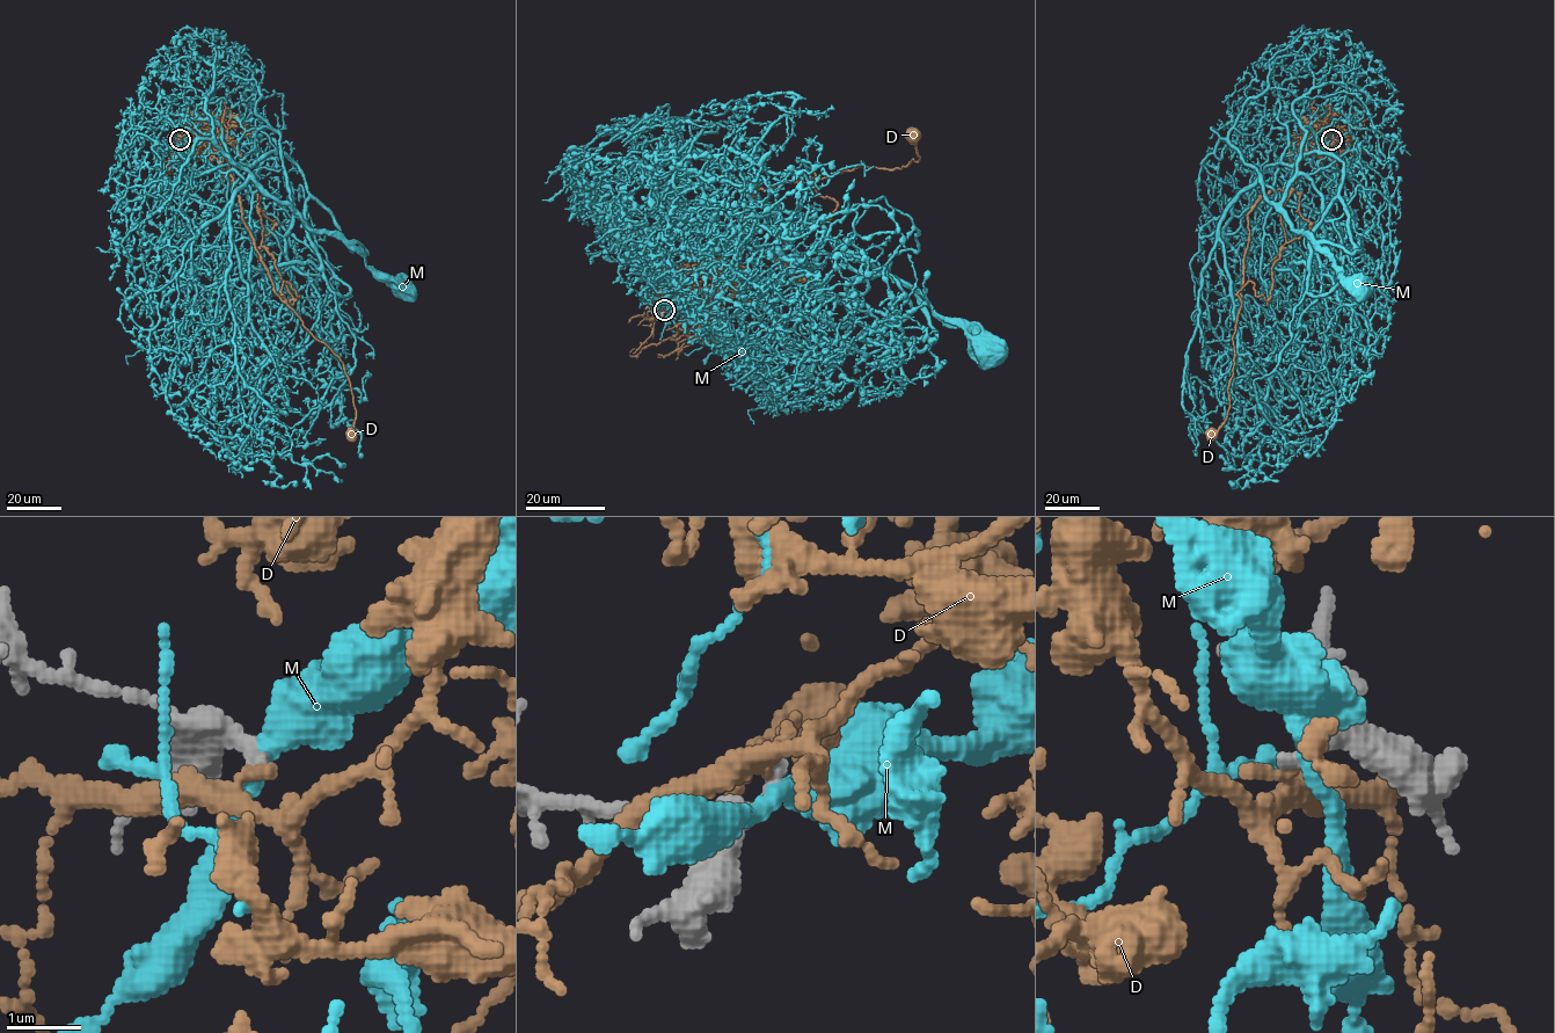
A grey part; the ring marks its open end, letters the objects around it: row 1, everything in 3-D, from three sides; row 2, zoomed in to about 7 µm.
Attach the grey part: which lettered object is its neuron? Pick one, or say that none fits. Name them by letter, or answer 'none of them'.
none of them

